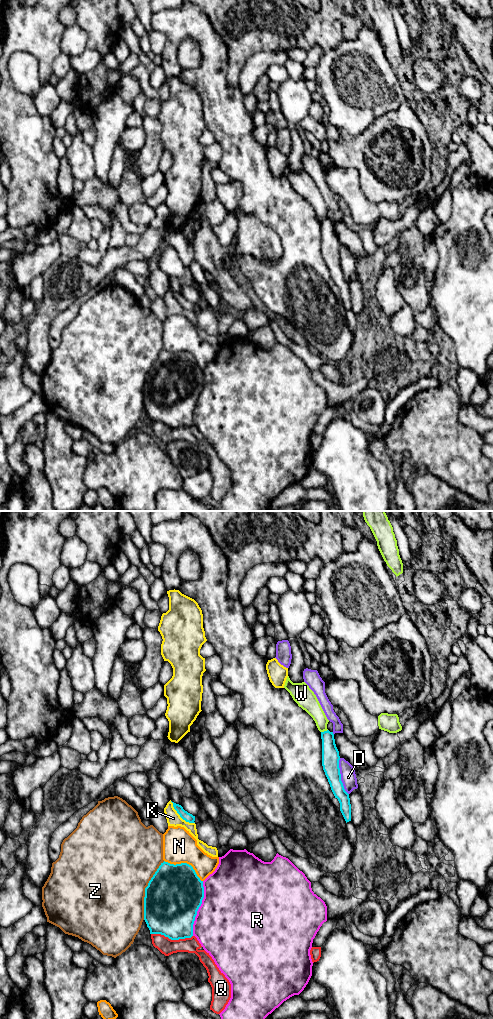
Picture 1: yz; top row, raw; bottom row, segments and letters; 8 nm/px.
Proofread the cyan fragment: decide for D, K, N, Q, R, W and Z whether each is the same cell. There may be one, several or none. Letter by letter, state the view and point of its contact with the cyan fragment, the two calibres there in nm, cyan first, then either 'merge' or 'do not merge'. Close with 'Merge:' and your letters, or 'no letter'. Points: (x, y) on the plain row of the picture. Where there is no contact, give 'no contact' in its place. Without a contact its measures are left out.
D: yz (340, 264) | 140/130 nm | do not merge
K: yz (180, 304) | 70/110 nm | do not merge
N: yz (185, 351) | 440/280 nm | do not merge
Q: yz (172, 427) | 420/140 nm | do not merge
R: yz (198, 396) | 460/480 nm | do not merge
W: yz (324, 219) | 140/140 nm | do not merge
Z: yz (145, 378) | 460/500 nm | do not merge
Merge: no letter

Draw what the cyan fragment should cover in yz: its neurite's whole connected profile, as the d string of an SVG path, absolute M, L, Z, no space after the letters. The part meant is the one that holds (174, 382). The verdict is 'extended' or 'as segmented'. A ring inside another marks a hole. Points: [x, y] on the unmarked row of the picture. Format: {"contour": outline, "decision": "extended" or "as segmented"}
{"contour": "M163 350L151 366L145 376L144 408L150 418L150 422L161 422L171 428L191 426L193 424L193 412L197 399L204 386L203 369L197 364L193 355L187 351L170 352Z", "decision": "as segmented"}

